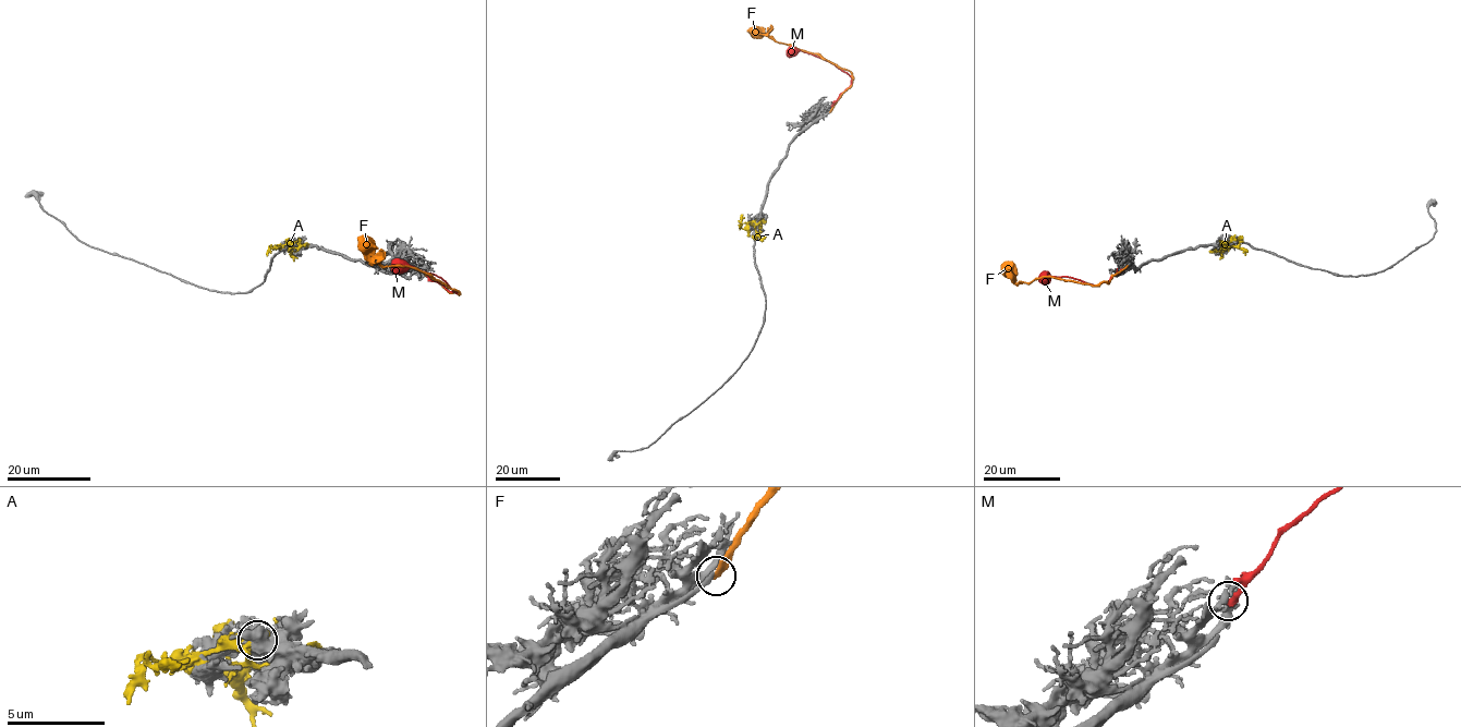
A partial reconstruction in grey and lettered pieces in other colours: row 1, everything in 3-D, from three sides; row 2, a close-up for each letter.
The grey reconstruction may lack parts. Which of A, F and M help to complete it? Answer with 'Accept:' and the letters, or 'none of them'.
Accept: F

